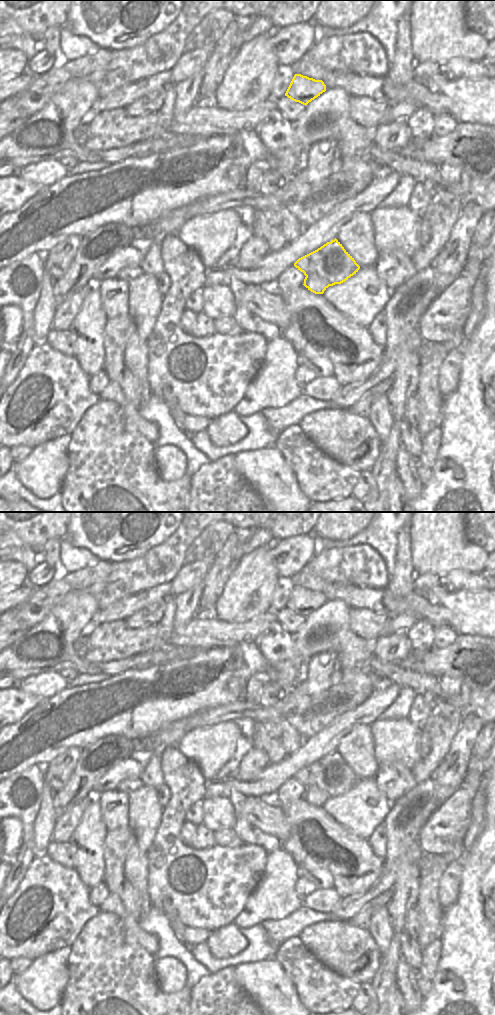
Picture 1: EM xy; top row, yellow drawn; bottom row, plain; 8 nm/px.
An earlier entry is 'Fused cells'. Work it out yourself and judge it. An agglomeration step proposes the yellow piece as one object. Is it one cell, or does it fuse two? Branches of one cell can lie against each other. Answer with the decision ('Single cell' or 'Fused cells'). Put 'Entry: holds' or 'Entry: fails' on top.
Entry: holds
Fused cells.

